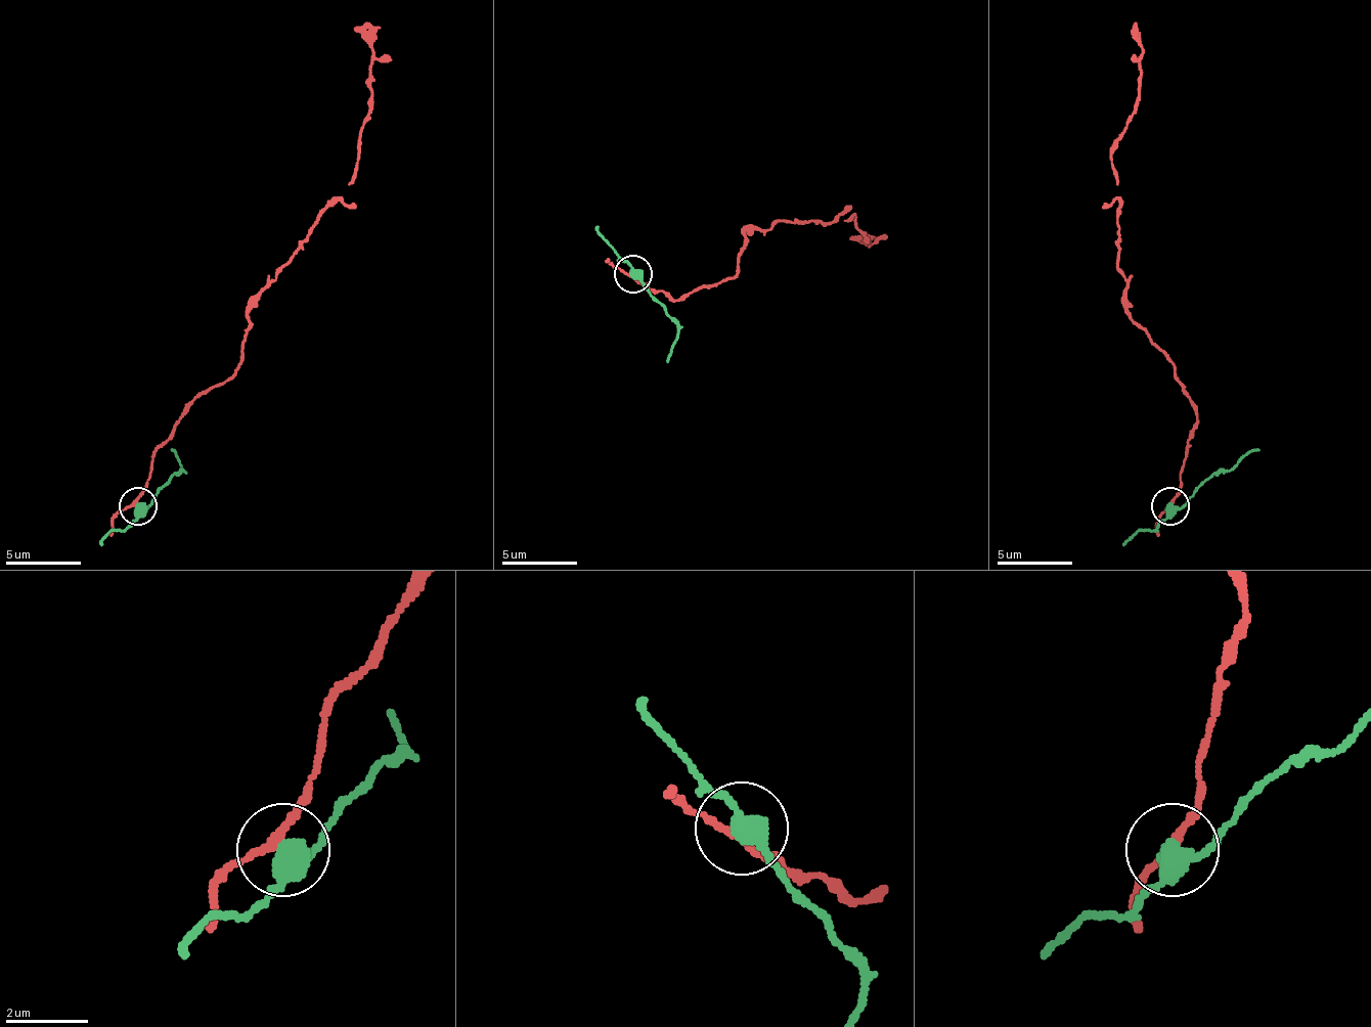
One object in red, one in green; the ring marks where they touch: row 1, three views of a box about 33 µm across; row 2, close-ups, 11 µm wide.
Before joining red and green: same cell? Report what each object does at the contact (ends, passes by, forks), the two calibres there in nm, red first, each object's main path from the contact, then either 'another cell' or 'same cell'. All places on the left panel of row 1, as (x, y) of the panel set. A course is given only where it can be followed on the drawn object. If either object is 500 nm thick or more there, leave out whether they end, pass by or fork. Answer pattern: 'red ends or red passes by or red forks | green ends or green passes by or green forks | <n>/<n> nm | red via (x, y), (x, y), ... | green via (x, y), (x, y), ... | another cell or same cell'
red passes by | green passes by | 190/440 nm | red via (136, 505), (151, 452), (235, 372), (251, 300), (357, 167), (371, 46), (353, 27) | green via (136, 505), (147, 505), (182, 471), (171, 448) | another cell

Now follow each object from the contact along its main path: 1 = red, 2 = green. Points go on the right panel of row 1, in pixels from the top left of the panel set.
1: (1169, 505), (1196, 406), (1128, 311), (1128, 277), (1116, 266), (1112, 144), (1139, 95), (1135, 27)
2: (1169, 505), (1181, 505), (1223, 471), (1261, 448)

